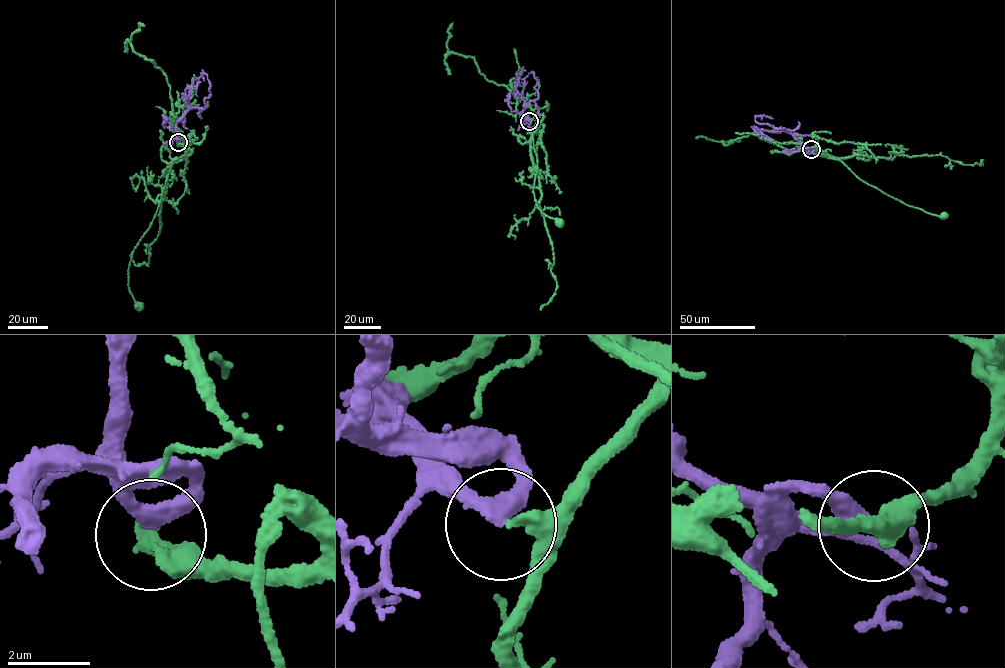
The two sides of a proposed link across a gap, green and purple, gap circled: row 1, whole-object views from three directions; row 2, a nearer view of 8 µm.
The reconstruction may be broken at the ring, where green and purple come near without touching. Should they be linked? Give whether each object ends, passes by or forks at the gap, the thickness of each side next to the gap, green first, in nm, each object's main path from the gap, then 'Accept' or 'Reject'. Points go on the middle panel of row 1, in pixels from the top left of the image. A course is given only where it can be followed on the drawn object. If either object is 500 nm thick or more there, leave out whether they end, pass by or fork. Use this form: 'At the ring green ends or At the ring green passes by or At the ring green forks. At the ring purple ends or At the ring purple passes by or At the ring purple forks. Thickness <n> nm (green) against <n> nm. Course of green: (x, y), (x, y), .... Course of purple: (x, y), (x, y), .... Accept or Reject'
At the ring green ends. At the ring purple passes by. Thickness 360 nm (green) against 320 nm. Course of green: (529, 121), (537, 114), (543, 116), (532, 133), (537, 169), (534, 198), (542, 213), (559, 222). Course of purple: (529, 121), (520, 115), (525, 105), (538, 98), (534, 86), (537, 79), (532, 72), (524, 80), (523, 98). Reject

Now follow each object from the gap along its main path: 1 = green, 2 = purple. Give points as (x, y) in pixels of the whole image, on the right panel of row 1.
1: (811, 149), (840, 160), (863, 181), (904, 203), (943, 215)
2: (811, 149), (795, 140), (785, 128), (759, 123), (755, 116), (764, 115), (773, 118)

